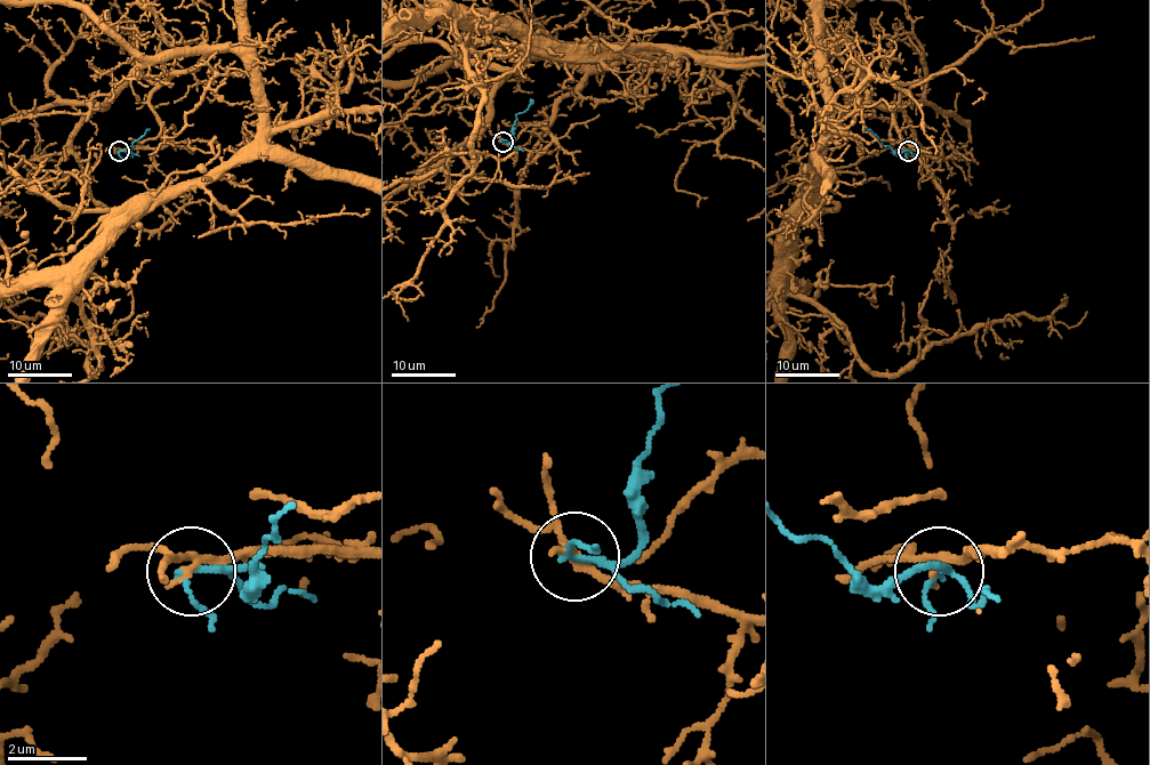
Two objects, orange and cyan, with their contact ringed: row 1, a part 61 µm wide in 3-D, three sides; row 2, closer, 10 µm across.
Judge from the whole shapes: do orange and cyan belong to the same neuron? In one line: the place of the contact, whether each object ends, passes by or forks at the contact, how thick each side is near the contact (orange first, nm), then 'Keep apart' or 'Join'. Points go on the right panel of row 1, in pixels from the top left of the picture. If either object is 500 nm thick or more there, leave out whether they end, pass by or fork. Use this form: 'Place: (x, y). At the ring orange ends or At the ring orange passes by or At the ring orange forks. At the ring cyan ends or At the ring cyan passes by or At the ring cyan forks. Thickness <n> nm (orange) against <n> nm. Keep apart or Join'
Place: (908, 151). At the ring orange passes by. At the ring cyan forks. Thickness 200 nm (orange) against 140 nm. Keep apart

